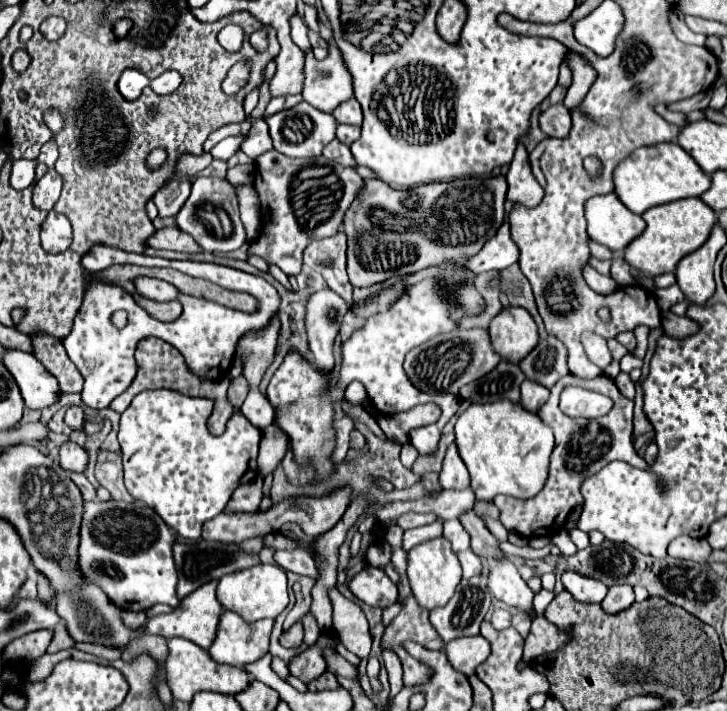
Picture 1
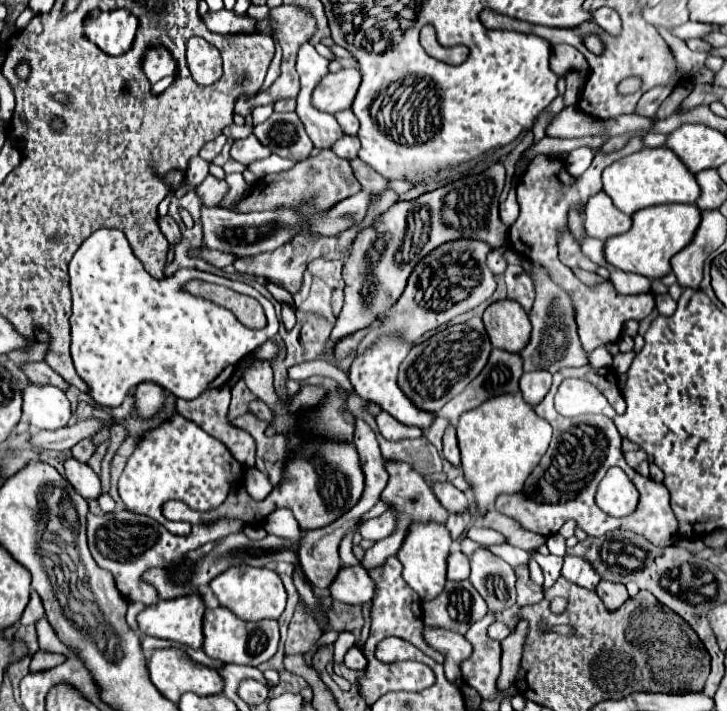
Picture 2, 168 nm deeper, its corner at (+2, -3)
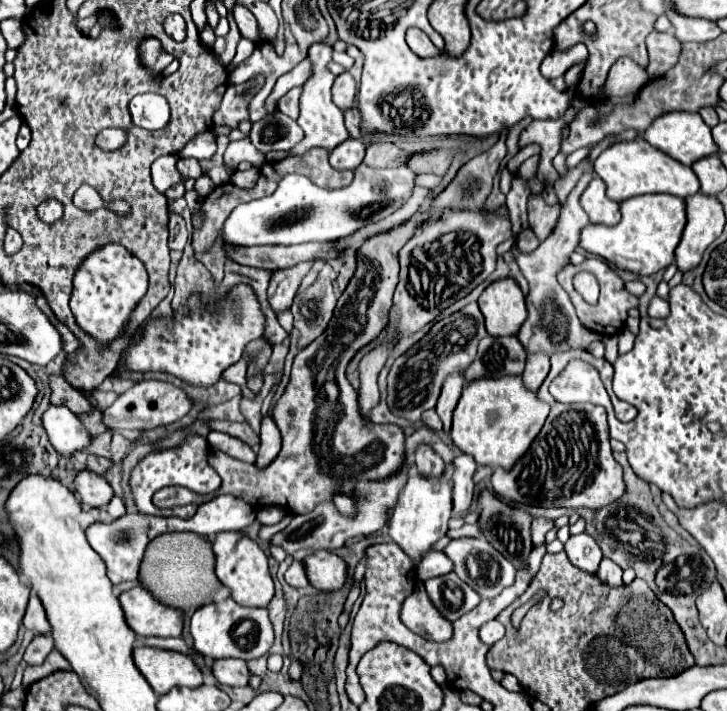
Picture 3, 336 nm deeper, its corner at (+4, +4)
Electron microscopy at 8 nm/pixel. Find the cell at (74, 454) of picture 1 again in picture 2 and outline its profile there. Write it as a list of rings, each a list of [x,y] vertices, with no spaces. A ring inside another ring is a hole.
[[[74,457],[66,459],[64,461],[64,477],[84,499],[98,499],[100,479],[86,463],[82,463]]]

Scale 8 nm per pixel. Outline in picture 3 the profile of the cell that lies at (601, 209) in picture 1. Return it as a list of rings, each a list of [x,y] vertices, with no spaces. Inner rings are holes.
[[[594,178],[588,188],[584,190],[580,204],[584,208],[584,212],[588,214],[592,224],[618,224],[620,222],[620,210],[618,210],[618,202],[610,200],[604,192],[604,182],[602,178]]]

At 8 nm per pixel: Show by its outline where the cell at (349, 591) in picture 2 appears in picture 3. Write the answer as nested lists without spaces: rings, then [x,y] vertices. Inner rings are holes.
[[[328,550],[314,552],[302,560],[310,586],[316,590],[340,590],[346,582],[346,562]]]

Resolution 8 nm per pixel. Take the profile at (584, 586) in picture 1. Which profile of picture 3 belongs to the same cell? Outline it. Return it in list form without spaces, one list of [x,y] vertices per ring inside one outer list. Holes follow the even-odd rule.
[[[584,532],[578,536],[570,536],[570,540],[564,544],[564,550],[570,562],[580,570],[586,570],[590,574],[598,570],[598,564],[602,560],[602,550],[598,548],[596,540],[590,534]]]

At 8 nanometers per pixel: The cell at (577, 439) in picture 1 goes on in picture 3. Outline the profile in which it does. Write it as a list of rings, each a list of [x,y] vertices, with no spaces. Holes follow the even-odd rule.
[[[570,350],[570,352],[554,352],[550,356],[552,368],[544,384],[538,388],[538,398],[550,404],[550,416],[530,444],[528,452],[514,464],[510,472],[504,468],[496,468],[492,474],[494,492],[526,504],[526,506],[564,506],[564,508],[602,508],[610,502],[616,502],[624,494],[624,480],[622,480],[622,466],[612,458],[610,438],[608,438],[608,424],[606,424],[606,410],[602,406],[592,404],[560,404],[556,402],[550,392],[548,384],[558,376],[564,366],[574,360],[582,358],[600,370],[600,378],[604,380],[606,388],[612,388],[612,364],[606,358],[594,358],[586,350]]]

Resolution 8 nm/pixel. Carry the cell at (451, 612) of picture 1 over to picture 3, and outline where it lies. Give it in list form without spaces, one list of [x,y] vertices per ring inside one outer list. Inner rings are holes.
[[[454,572],[430,578],[424,582],[424,586],[432,604],[450,622],[458,620],[462,614],[476,608],[480,600],[480,596]]]

